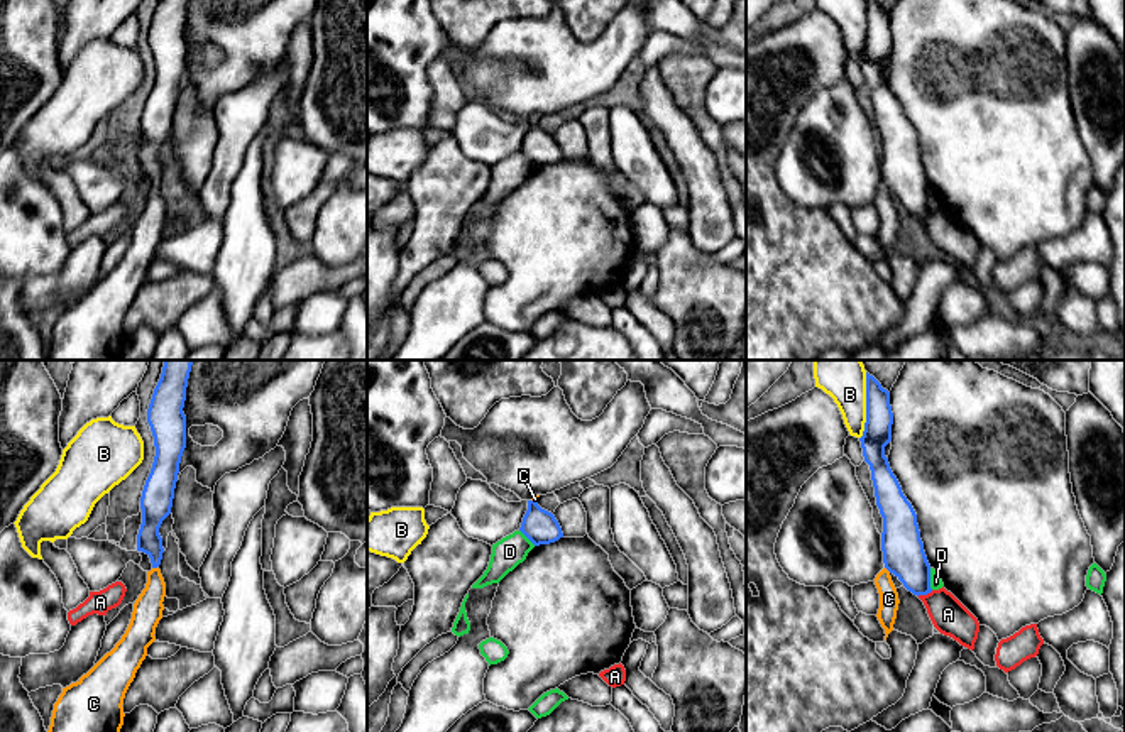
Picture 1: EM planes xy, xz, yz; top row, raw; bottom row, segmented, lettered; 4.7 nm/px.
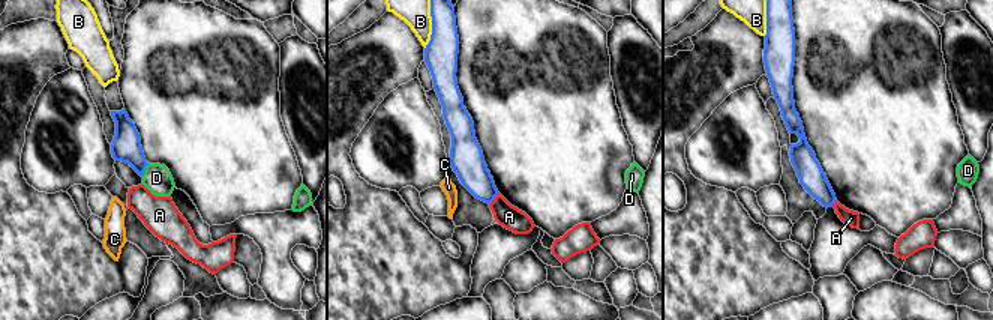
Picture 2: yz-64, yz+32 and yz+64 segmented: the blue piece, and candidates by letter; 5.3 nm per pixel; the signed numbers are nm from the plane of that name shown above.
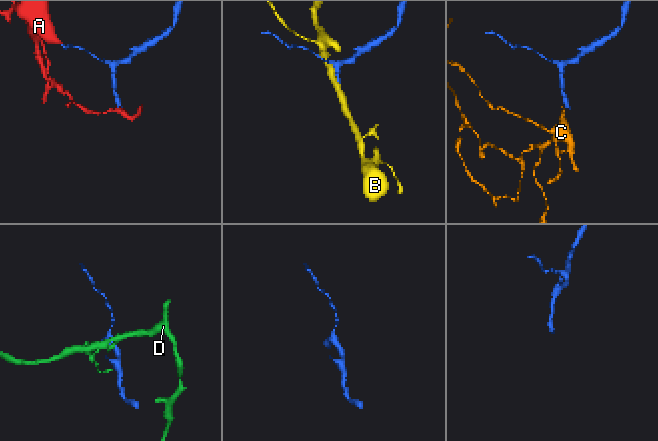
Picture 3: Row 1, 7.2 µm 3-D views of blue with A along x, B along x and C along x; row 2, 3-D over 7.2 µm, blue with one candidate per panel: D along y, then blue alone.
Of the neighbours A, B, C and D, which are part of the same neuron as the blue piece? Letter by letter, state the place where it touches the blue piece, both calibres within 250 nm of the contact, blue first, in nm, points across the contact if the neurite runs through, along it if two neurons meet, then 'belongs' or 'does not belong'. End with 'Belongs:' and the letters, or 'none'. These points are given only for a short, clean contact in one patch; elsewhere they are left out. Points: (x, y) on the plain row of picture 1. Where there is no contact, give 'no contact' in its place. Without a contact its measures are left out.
A: yz (924, 215) | 200/170 nm | along yz (932, 212), (917, 217) | does not belong
B: yz (867, 31) | 140/160 nm | does not belong
C: yz (889, 191) | 200/100 nm | across yz (904, 176), (889, 191), (889, 220) | belongs
D: yz (929, 200) | 200/60 nm | along yz (929, 190), (929, 207), (932, 210) | does not belong
Belongs: C

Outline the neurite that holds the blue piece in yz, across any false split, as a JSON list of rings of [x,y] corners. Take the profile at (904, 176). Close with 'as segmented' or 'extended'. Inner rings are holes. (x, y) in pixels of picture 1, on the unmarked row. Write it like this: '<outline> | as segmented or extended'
[[[866,0],[866,44],[859,59],[864,83],[870,86],[876,127],[883,139],[881,172],[885,189],[876,196],[880,215],[878,242],[885,250],[885,262],[893,252],[898,232],[898,215],[892,194],[914,216],[927,216],[930,210],[930,186],[917,145],[917,135],[893,96],[885,68],[892,63],[893,34],[890,14],[876,0]]] | extended

